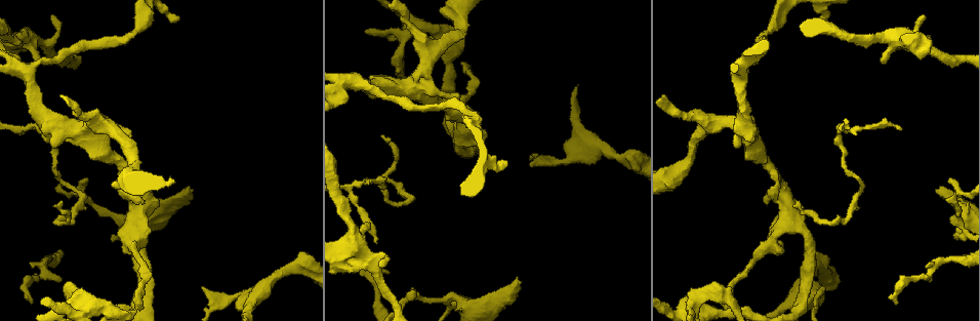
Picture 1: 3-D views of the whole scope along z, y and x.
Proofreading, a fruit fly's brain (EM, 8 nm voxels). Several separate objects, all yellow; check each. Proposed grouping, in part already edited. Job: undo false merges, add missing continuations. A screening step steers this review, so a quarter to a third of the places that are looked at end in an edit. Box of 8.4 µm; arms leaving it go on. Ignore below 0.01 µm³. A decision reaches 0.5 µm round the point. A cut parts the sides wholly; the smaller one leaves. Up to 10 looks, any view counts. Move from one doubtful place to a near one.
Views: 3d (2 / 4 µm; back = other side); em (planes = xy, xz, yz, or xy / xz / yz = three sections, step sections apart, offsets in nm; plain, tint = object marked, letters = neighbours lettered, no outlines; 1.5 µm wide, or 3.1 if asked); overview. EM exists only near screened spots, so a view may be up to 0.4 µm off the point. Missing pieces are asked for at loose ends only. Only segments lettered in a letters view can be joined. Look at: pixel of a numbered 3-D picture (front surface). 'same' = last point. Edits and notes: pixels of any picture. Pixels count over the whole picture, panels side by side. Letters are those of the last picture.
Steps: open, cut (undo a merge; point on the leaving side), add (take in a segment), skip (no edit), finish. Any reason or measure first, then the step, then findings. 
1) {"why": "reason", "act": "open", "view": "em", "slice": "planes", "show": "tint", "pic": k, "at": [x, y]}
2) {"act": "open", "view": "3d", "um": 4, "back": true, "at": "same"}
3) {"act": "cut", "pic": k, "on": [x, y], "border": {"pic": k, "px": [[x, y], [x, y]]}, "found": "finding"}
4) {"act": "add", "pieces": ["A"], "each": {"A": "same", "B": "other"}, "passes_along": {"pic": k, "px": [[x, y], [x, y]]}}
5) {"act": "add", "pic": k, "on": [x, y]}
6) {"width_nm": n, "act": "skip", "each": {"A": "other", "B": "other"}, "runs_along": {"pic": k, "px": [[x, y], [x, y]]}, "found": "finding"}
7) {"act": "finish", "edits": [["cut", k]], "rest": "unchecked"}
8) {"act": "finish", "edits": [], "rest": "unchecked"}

{"why": "an open end", "act": "open", "view": "em", "slice": "planes", "show": "letters", "pic": 1, "at": [456, 93]}

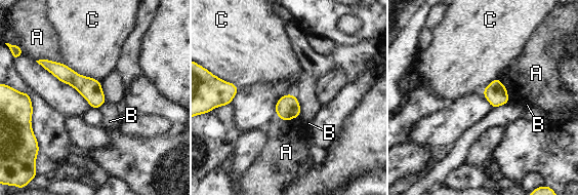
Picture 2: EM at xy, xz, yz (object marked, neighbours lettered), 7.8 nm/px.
{"longest_contact_nm": ["C", 340], "act": "skip", "each": {"A": "other", "B": "other", "C": "other"}, "border": {"pic": 2, "px": [[60, 62], [79, 74], [99, 81]]}, "found": "no lettered segment goes on from it"}

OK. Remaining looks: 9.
{"why": "thick end", "act": "open", "view": "em", "slice": "planes", "show": "plain", "pic": 1, "at": [518, 280]}

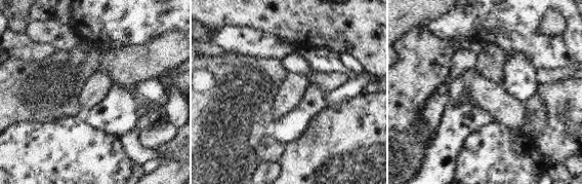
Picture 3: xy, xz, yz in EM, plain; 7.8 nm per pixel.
{"act": "open", "view": "em", "slice": "planes", "show": "letters", "at": "same"}

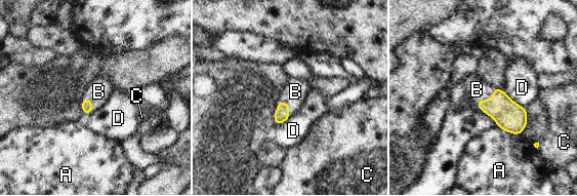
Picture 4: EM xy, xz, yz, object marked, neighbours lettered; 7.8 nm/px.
{"act": "add", "pieces": ["B"], "each": {"A": "other", "B": "same", "C": "other", "D": "other"}, "found": "the neuron continues"}

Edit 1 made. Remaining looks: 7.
{"why": "thin end", "act": "open", "view": "em", "slice": "xz", "step": 8, "show": "letters", "pic": 1, "at": [31, 305]}

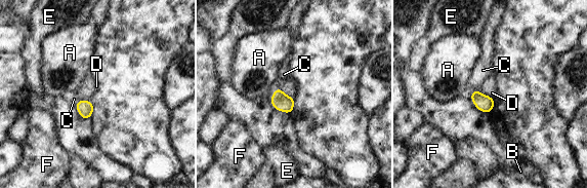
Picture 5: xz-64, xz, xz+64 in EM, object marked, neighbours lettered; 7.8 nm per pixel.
{"width_nm": 90, "act": "add", "pieces": ["C"], "each": {"A": "other", "B": "other", "C": "same", "D": "other", "E": "other", "F": "other"}, "passes_along": {"pic": 5, "px": [[280, 101], [274, 94], [284, 74]]}, "found": "it goes on there"}

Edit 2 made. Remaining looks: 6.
{"why": "abrupt turn", "act": "open", "view": "3d", "um": 4, "back": true, "pic": 1, "at": [835, 221]}

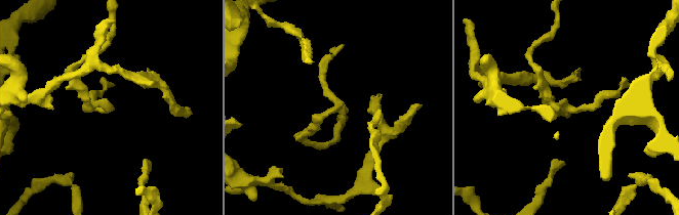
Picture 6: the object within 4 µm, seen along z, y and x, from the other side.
{"arm_widths_nm": [160, 160], "act": "open", "view": "em", "slice": "xy", "step": 8, "show": "tint", "pic": 6, "at": [338, 103]}

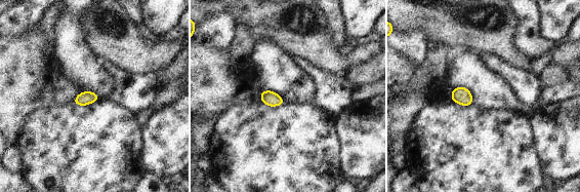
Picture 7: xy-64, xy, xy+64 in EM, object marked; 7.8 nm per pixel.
{"why": "another direction", "act": "open", "view": "em", "slice": "planes", "show": "letters", "at": "same"}

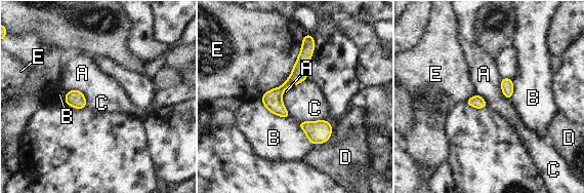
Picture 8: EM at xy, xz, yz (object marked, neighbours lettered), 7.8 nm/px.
{"width_nm": 90, "act": "skip", "each": {"A": "other", "B": "other", "C": "other", "D": "other", "E": "other"}, "border": {"pic": 8, "px": [[66, 91], [78, 89], [85, 97]]}, "found": "continuous, no second neuron"}

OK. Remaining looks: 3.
{"act": "finish", "edits": [["add", 4], ["add", 5]], "rest": "unchecked"}

